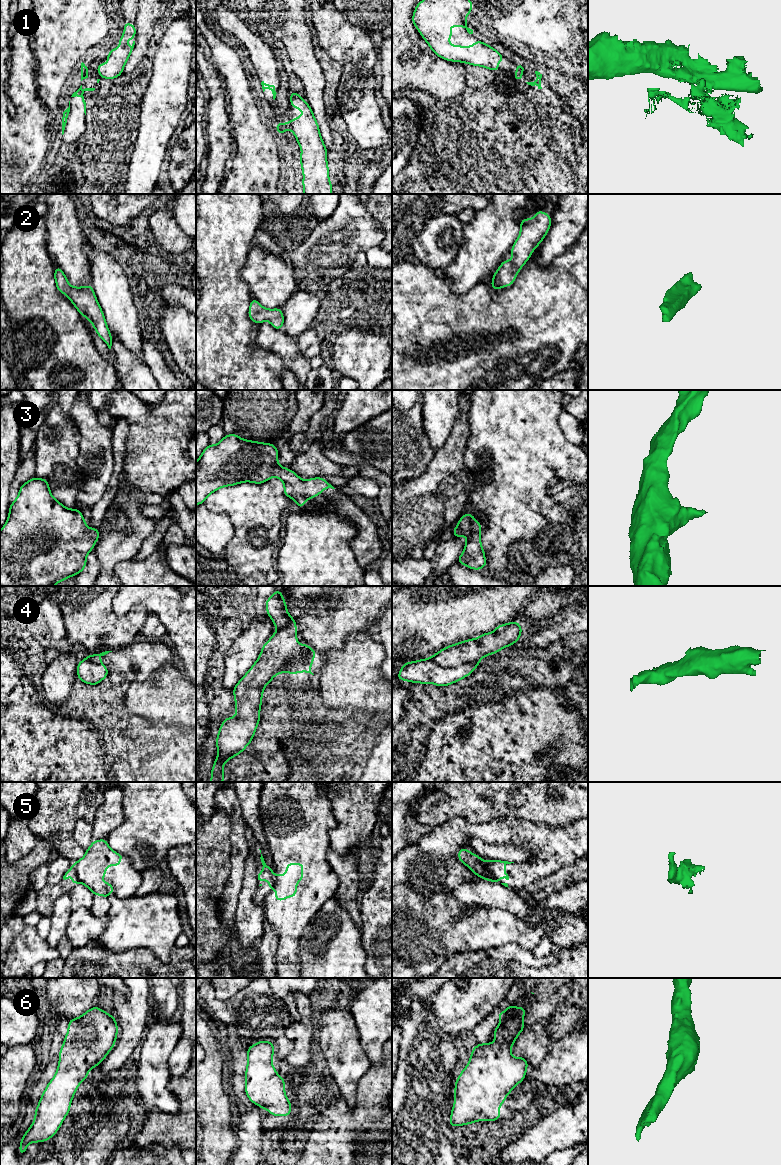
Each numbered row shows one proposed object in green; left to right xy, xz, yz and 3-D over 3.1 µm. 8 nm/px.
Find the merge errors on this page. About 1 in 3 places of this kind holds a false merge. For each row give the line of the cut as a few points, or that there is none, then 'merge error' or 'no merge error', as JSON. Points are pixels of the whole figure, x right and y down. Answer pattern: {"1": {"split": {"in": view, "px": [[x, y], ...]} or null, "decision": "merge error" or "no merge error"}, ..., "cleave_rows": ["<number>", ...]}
{"1": {"split": {"in": "xz", "px": [[291, 122], [292, 130]]}, "decision": "merge error"}, "2": {"split": null, "decision": "no merge error"}, "3": {"split": null, "decision": "no merge error"}, "4": {"split": {"in": "yz", "px": [[430, 658], [442, 666], [458, 666], [477, 662]]}, "decision": "merge error"}, "5": {"split": {"in": "yz", "px": [[484, 861], [486, 879]]}, "decision": "merge error"}, "6": {"split": null, "decision": "no merge error"}, "cleave_rows": ["1", "4", "5"]}

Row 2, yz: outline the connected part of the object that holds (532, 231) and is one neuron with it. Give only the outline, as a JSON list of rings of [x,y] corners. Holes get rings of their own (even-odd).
[[[536,211],[532,219],[523,218],[520,234],[511,248],[512,260],[503,260],[493,275],[491,287],[499,290],[511,286],[520,269],[529,260],[534,249],[540,245],[551,226],[551,215]]]

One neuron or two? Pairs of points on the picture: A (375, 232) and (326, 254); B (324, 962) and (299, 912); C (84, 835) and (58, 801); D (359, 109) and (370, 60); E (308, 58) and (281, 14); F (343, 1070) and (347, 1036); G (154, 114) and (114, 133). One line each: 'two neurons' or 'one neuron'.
A: one neuron
B: two neurons
C: two neurons
D: two neurons
E: one neuron
F: one neuron
G: two neurons

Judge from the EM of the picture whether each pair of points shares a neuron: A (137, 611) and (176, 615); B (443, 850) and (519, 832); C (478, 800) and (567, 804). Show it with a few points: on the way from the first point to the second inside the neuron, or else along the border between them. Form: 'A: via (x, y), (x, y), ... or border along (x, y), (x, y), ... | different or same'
A: border along (149, 611), (142, 605), (134, 605), (126, 614) | different
B: via (462, 832), (500, 832) | same
C: via (500, 809), (509, 809), (514, 804), (545, 804) | same

